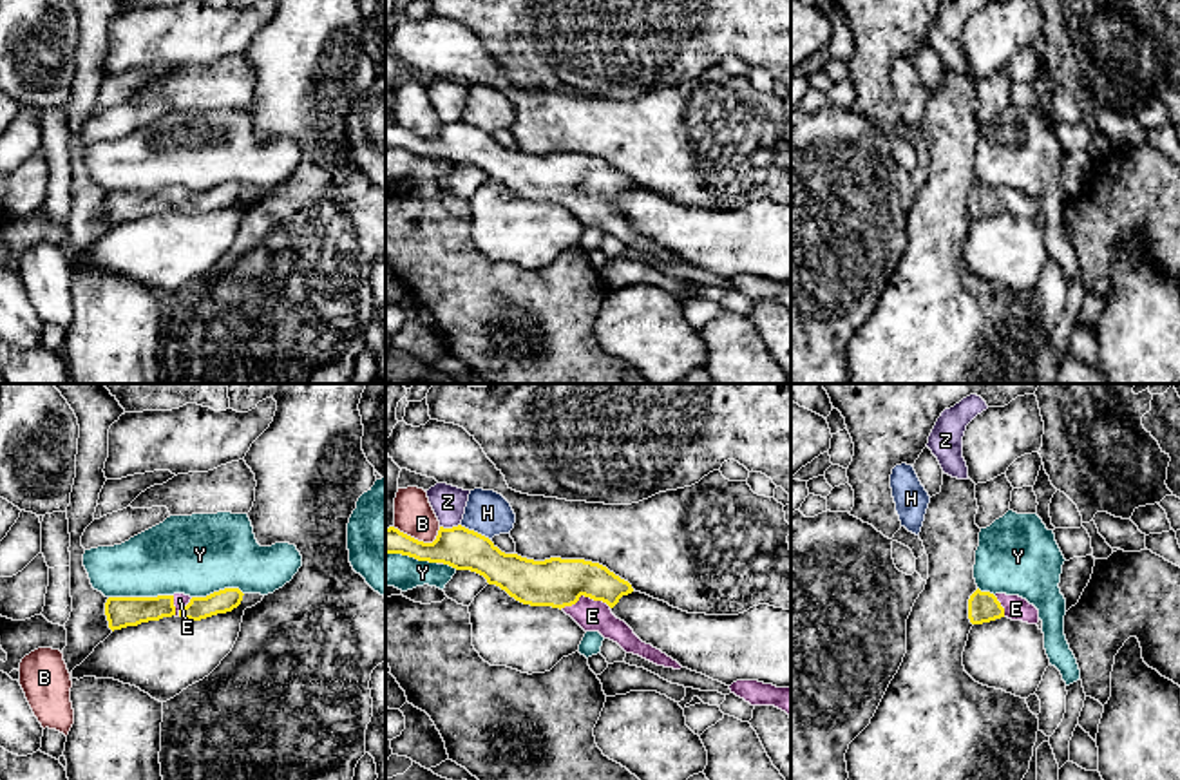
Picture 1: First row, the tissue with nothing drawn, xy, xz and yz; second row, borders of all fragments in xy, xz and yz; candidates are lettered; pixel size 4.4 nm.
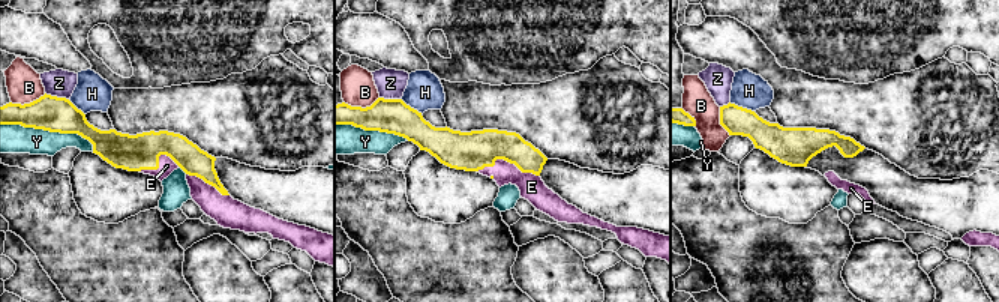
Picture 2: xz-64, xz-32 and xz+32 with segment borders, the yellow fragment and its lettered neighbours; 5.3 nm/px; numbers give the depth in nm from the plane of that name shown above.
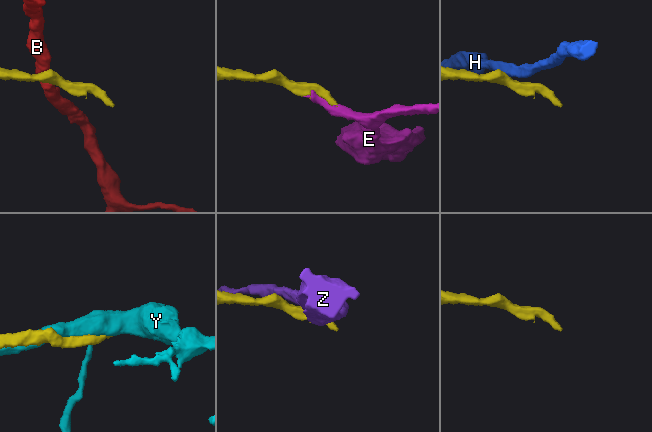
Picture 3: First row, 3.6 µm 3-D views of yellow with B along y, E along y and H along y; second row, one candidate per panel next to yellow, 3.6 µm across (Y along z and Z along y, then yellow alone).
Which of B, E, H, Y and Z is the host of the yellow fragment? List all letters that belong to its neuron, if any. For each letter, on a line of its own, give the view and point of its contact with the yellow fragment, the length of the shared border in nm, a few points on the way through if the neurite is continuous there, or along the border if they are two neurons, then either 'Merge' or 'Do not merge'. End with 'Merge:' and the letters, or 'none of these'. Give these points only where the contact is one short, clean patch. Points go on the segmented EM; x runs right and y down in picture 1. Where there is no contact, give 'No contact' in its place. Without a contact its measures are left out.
B: Touches yellow at xz (417, 540). Shared border 220 nm. Boundary: xz (393, 527), (424, 542), (431, 542), (440, 529). Do not merge
E: Touches yellow at xz (585, 596). Shared border 240 nm. Merge
H: Touches yellow at xz (473, 531). Shared border 150 nm. Boundary: xz (460, 523), (489, 540). Do not merge
Y: Touches yellow at xy (140, 598). Shared border 280 nm. Do not merge
Z: Touches yellow at xz (449, 529). Shared border 90 nm. Boundary: xz (458, 523), (440, 527). Do not merge
Merge: E

